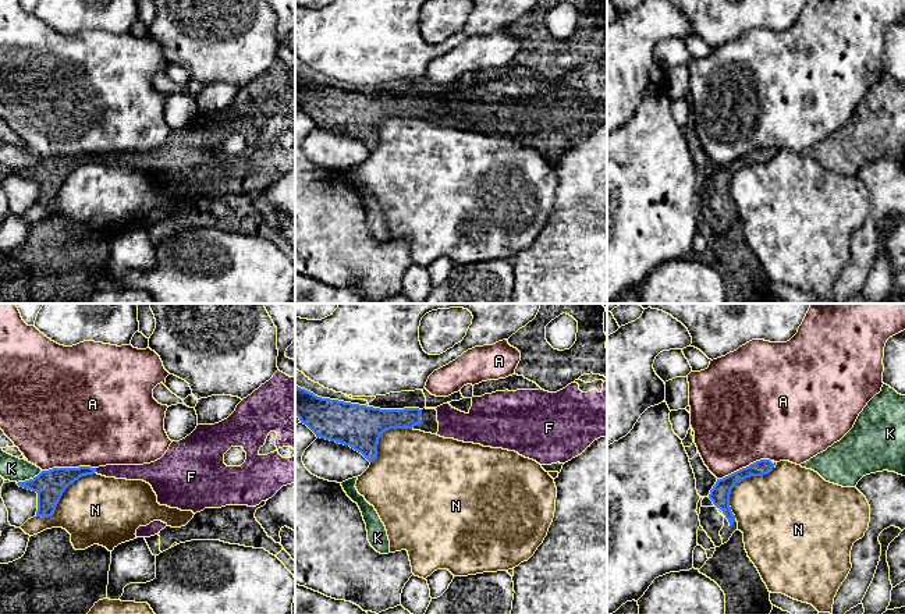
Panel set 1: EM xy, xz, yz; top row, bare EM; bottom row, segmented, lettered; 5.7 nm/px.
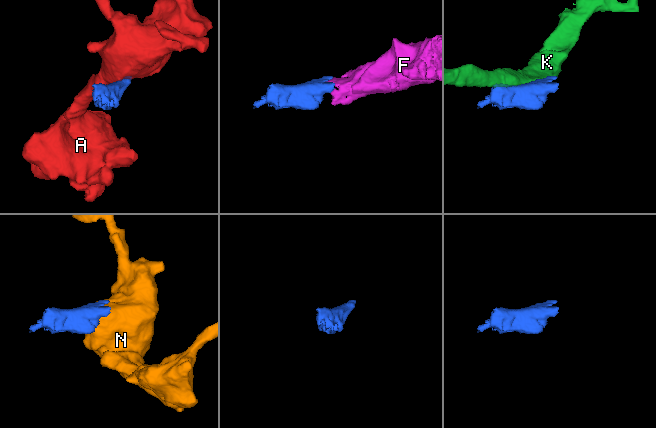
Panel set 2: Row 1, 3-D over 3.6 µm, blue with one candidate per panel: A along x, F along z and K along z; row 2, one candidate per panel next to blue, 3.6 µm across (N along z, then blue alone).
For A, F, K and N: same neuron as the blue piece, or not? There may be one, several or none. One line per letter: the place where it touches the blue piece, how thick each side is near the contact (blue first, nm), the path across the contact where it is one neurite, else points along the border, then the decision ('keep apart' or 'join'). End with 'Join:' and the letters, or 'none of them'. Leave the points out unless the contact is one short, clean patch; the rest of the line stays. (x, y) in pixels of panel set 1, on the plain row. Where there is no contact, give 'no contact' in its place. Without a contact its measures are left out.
A: xy (68, 156) | 170/500 nm | along xy (95, 155), (53, 155), (42, 159) | keep apart
F: xy (95, 159) | 160/100 nm | across xy (53, 170), (81, 159), (95, 159), (131, 160) | join
K: xy (29, 167) | 170/140 nm | keep apart
N: yz (738, 170) | 110/420 nm | keep apart
Join: F

